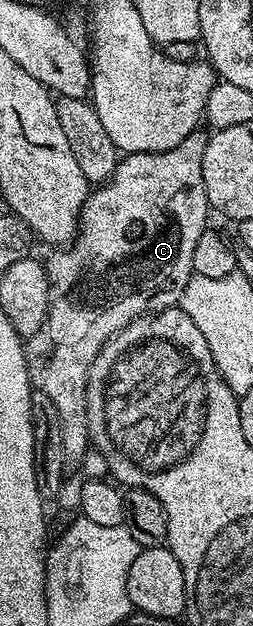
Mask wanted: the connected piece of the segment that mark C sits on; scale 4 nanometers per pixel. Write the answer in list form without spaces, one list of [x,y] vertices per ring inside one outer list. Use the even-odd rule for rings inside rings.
[[[201,133],[189,135],[175,149],[166,151],[156,151],[155,153],[135,153],[134,155],[126,154],[118,162],[113,171],[113,175],[104,183],[94,186],[85,198],[85,204],[81,210],[81,218],[77,221],[77,236],[72,243],[62,246],[54,253],[50,259],[44,260],[47,281],[49,282],[49,312],[45,315],[43,325],[35,334],[28,336],[24,344],[25,360],[29,370],[29,382],[44,398],[48,399],[57,417],[56,426],[59,428],[61,438],[61,448],[65,454],[65,462],[69,465],[80,464],[81,459],[89,450],[89,430],[87,429],[87,417],[85,416],[85,406],[87,405],[87,377],[89,376],[89,365],[95,361],[95,357],[101,352],[101,346],[108,341],[112,335],[122,331],[127,324],[132,323],[134,319],[140,319],[148,316],[150,313],[163,311],[167,307],[174,306],[181,298],[184,287],[193,273],[193,262],[191,257],[195,254],[195,245],[199,237],[207,230],[205,223],[211,216],[211,208],[207,201],[207,185],[203,185],[203,153],[205,152],[206,136]]]

